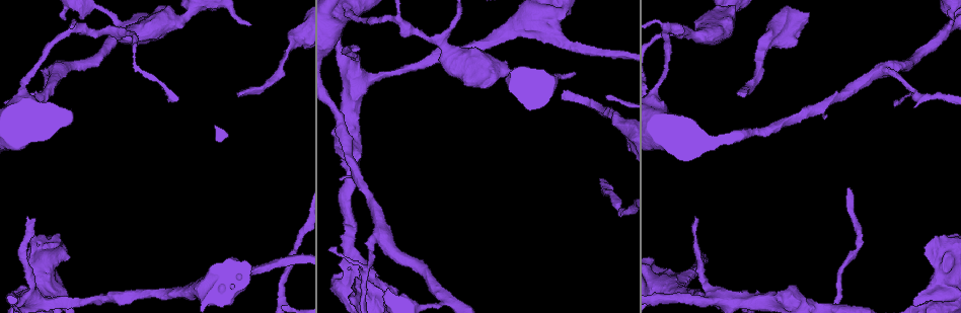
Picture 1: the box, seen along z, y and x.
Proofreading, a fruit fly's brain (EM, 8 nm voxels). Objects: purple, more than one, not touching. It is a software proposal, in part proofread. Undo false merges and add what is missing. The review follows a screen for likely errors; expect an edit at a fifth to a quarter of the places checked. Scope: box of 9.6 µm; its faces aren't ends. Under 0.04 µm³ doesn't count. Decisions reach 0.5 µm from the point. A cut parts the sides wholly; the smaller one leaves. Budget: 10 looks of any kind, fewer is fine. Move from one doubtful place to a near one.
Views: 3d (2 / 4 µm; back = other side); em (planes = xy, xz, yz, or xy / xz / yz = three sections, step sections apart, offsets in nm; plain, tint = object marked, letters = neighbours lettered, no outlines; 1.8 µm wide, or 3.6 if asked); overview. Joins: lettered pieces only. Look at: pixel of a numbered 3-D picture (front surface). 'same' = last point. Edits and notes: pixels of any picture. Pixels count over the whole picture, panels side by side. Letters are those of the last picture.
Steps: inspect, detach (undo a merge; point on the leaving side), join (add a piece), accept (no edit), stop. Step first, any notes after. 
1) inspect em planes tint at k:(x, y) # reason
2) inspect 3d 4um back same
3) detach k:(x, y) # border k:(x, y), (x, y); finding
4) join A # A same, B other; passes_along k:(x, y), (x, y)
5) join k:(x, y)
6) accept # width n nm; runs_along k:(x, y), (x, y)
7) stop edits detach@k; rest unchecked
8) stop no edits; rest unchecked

inspect 3d 2um at 1:(239, 94)

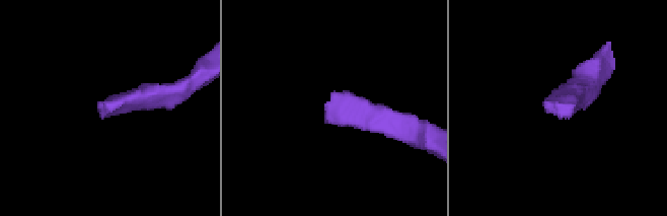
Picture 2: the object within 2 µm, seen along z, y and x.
inspect em planes letters at 2:(334, 91) # shape alone is not enough

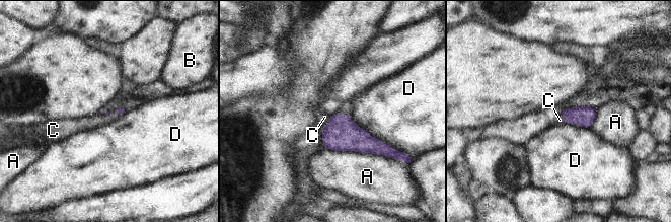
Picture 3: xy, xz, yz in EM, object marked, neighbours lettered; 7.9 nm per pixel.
join C # A other, B other, C same, D other; passes_along 3:(341, 134), (324, 126), (324, 117); it goes on there

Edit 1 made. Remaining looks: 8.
inspect em planes letters at 1:(250, 25)

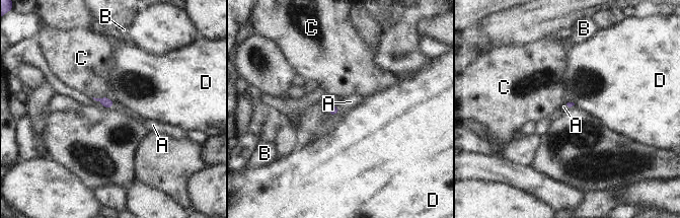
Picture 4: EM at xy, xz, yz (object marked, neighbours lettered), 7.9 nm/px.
join A # A same, B other, C other, D other; passes_along 4:(105, 101), (115, 103), (119, 106); it goes on there

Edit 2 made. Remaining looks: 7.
inspect overview # redraw

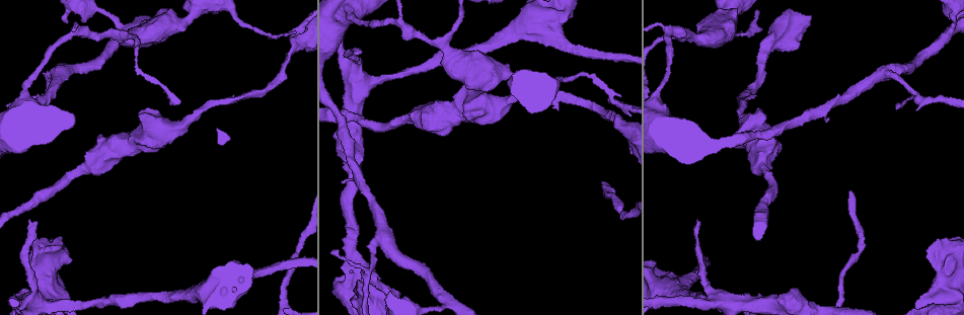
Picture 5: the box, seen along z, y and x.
inspect em planes letters at 5:(398, 23) # abrupt turn

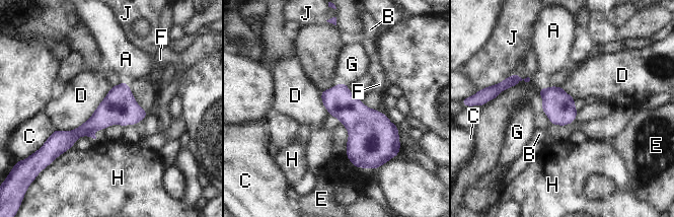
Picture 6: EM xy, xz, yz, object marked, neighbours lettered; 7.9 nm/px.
accept # longest_contact D 550 nm; A other, B other, C other, D other, E other, F other, G other, H other, J other; border 6:(111, 87), (79, 126), (55, 129); continuous, no second cell

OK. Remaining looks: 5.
inspect 3d 2um at 5:(351, 51)

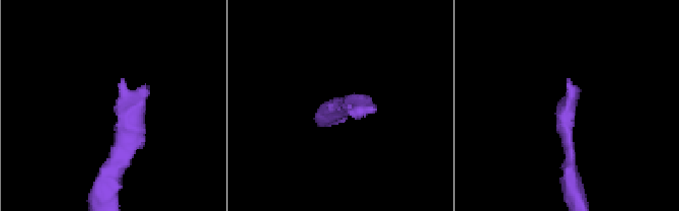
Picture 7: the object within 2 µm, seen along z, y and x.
inspect em xy step 8 tint at 7:(568, 81)

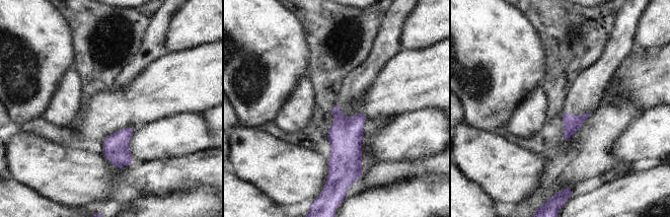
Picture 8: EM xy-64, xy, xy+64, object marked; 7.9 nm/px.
inspect em planes letters same

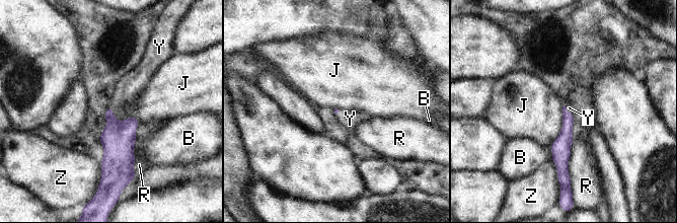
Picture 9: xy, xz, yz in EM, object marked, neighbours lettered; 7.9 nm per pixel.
join Y # B other, J other, R other, Y same, Z other; passes_along 9:(119, 137), (110, 106), (130, 84); the cell continues

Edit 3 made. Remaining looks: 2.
stop edits join@3, join@4, join@9; rest unchecked

